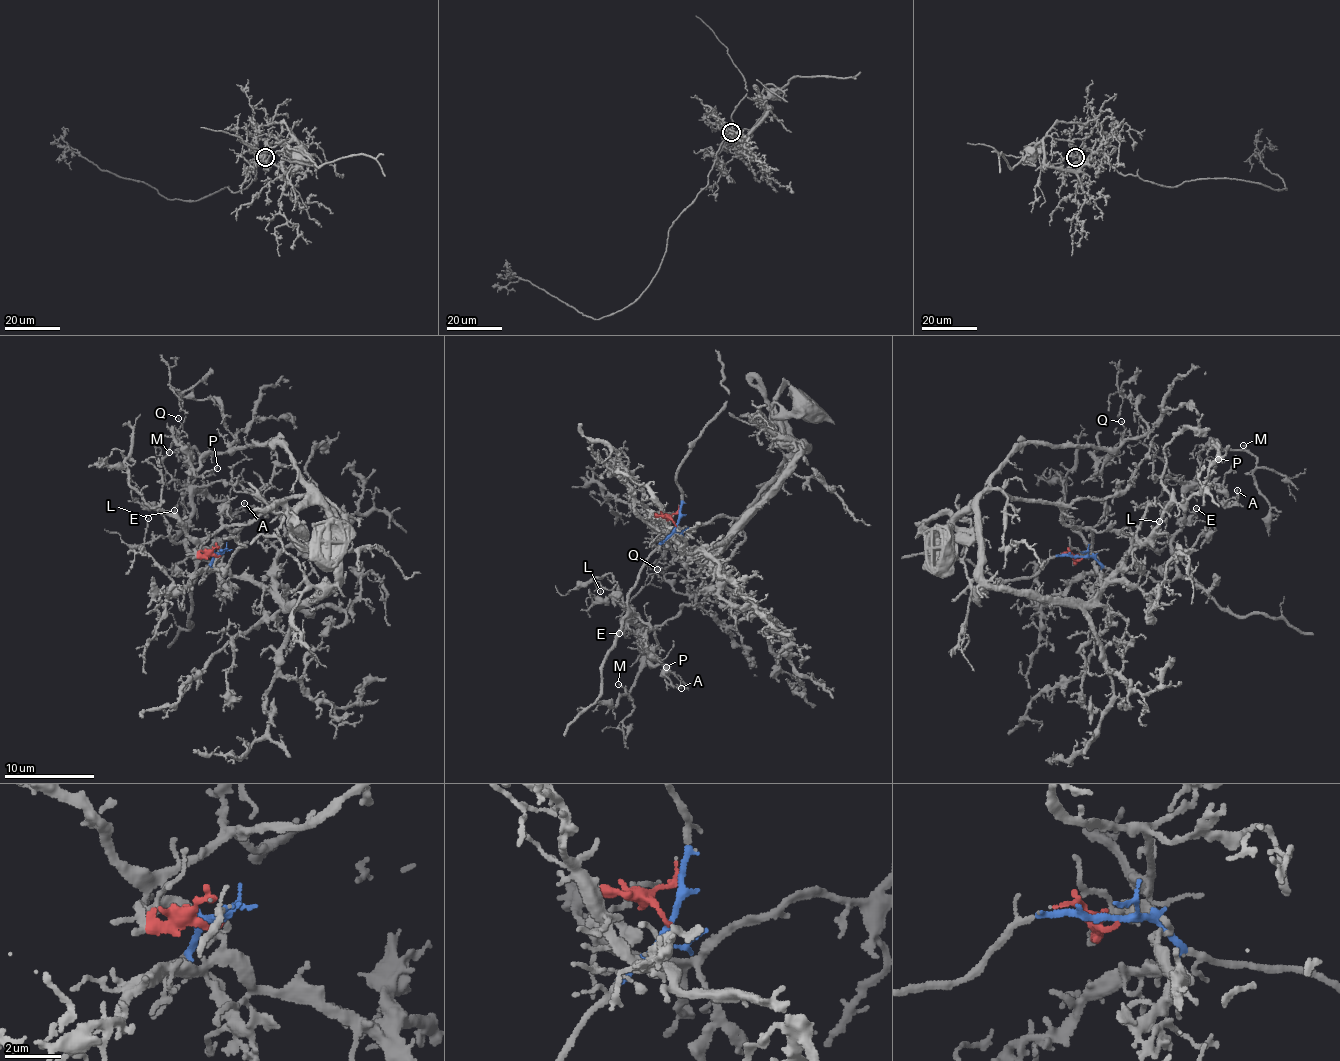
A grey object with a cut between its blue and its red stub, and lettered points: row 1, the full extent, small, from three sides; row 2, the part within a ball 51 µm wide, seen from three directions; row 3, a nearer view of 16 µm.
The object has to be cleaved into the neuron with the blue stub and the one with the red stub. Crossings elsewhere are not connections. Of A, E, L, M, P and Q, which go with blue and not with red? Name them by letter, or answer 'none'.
A, E, L, M, P, Q

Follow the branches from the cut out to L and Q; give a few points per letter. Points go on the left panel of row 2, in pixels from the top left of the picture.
L: (220, 553), (198, 572), (193, 584), (192, 553), (168, 537), (147, 541), (149, 518)
Q: (220, 553), (193, 584), (194, 553), (186, 539), (191, 491), (161, 460), (183, 427), (178, 418)

